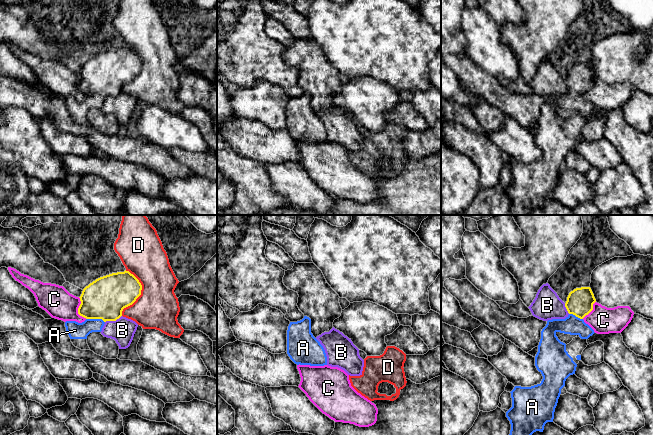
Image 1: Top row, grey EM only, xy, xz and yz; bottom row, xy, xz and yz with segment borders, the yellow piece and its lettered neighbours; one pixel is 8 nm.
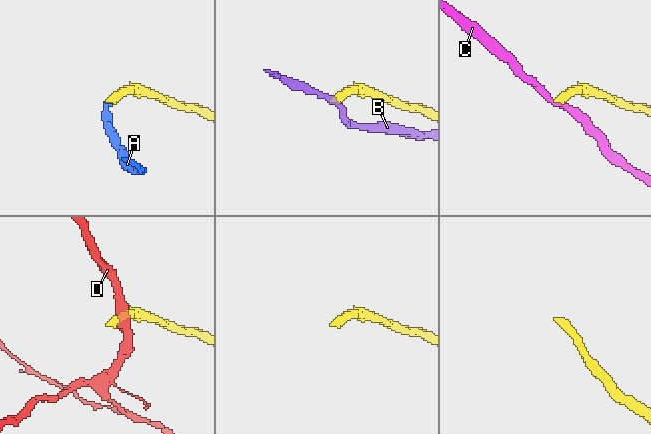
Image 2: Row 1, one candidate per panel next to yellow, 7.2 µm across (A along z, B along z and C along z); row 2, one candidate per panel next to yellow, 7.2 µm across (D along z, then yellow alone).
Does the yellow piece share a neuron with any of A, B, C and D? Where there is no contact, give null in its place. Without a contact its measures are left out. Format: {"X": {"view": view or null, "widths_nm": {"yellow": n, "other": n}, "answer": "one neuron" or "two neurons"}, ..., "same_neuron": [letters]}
{"A": {"view": "xy", "widths_nm": {"yellow": 340, "other": 140}, "answer": "one neuron"}, "B": {"view": "xy", "widths_nm": {"yellow": 340, "other": 200}, "answer": "two neurons"}, "C": {"view": "xy", "widths_nm": {"yellow": 340, "other": 240}, "answer": "two neurons"}, "D": {"view": "xy", "widths_nm": {"yellow": 320, "other": 340}, "answer": "two neurons"}, "same_neuron": ["A"]}

